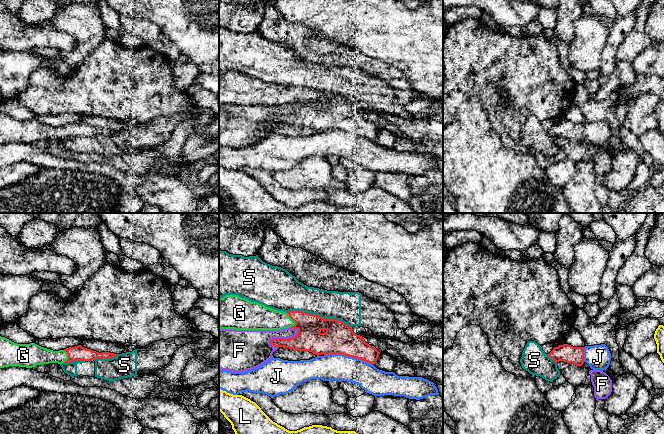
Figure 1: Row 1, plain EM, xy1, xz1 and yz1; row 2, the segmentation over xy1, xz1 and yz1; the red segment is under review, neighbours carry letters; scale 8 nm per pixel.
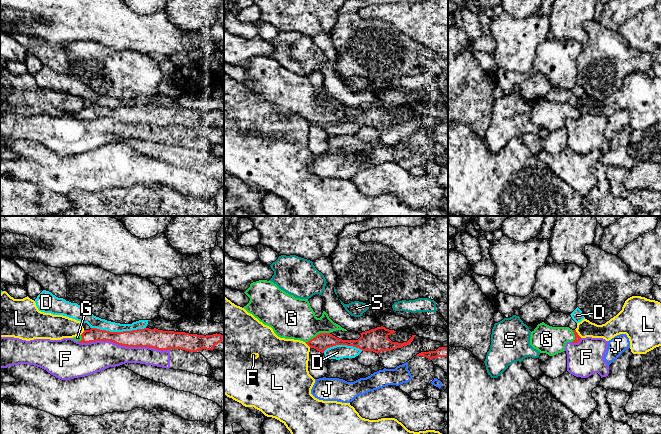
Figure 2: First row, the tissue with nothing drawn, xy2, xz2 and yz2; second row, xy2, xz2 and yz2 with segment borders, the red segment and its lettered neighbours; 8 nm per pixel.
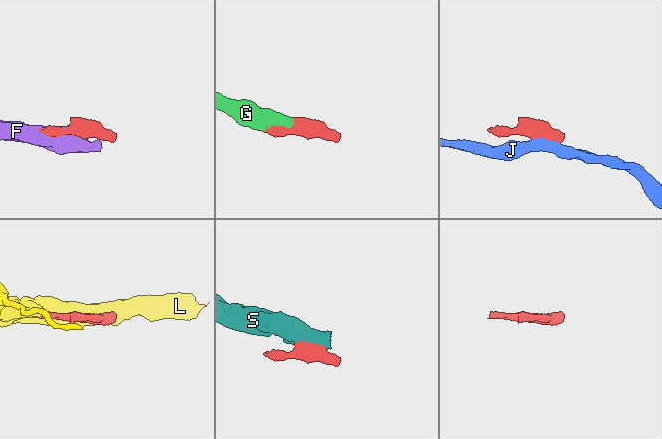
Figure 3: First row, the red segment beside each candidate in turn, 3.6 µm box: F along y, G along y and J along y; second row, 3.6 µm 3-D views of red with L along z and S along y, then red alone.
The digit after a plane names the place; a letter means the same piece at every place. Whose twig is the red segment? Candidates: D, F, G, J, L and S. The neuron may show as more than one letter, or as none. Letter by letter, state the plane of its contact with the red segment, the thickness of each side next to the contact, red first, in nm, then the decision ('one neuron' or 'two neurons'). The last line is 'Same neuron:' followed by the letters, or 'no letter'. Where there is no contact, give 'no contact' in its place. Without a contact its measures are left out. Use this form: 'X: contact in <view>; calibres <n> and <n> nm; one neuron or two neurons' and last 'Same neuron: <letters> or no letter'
D: contact in xy2; calibres 150 and 100 nm; two neurons
F: contact in xy2; calibres 160 and 240 nm; two neurons
G: contact in xz2; calibres 140 and 340 nm; one neuron
J: contact in xz1; calibres 240 and 220 nm; two neurons
L: contact in yz2; calibres 50 and 140 nm; two neurons
S: contact in xz1; calibres 240 and 240 nm; two neurons
Same neuron: G

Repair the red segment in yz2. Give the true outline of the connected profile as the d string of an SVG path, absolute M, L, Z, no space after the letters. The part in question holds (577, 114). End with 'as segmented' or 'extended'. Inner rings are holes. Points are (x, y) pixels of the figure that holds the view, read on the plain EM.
M544 98L531 108L530 121L549 132L565 127L567 118L578 119L581 113L569 103L552 103Z | extended

